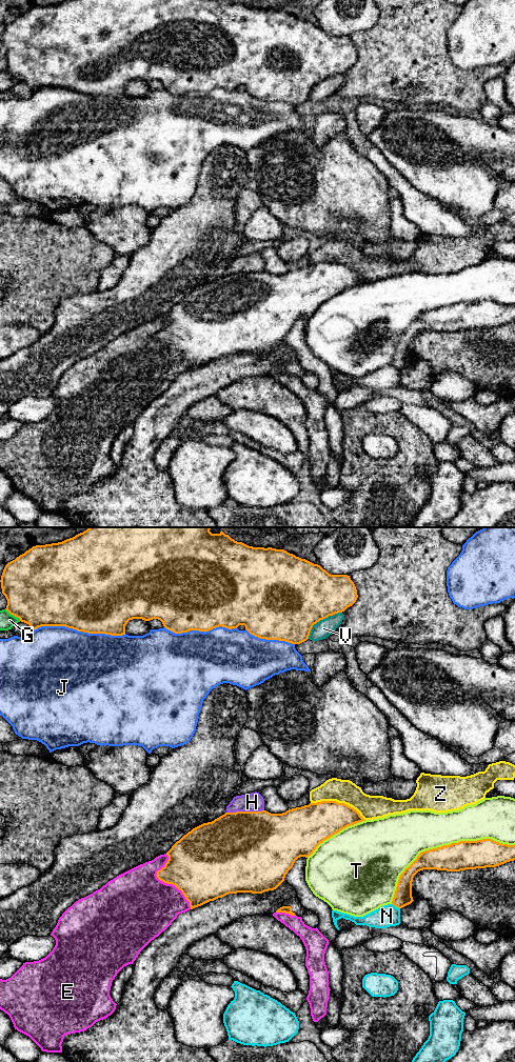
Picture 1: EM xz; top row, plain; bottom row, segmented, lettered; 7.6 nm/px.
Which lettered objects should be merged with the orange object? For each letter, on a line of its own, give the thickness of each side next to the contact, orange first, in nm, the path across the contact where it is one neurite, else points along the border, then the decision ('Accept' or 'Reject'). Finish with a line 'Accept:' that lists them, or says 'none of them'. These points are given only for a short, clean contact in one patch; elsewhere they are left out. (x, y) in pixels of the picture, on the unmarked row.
E: Thickness 420 nm (orange) against 460 nm. Reject
G: Thickness 480 nm (orange) against 110 nm. Reject
H: Thickness 500 nm (orange) against 140 nm. Reject
J: Thickness 500 nm (orange) against 480 nm. Reject
N: Thickness 140 nm (orange) against 170 nm. Reject
T: Thickness 220 nm (orange) against 320 nm. Reject
V: Thickness 500 nm (orange) against 140 nm. Reject
Z: Thickness 300 nm (orange) against 180 nm. Reject
Accept: none of them

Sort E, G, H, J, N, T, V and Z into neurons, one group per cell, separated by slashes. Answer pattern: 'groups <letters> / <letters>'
groups E H / G / J / N / T / V / Z

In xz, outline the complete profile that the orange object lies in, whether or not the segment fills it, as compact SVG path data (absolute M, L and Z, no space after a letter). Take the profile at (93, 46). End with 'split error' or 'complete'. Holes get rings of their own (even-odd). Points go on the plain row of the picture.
M66 0L58 4L33 7L5 26L0 43L2 55L7 61L5 71L21 83L28 85L33 92L41 87L65 87L88 95L122 97L125 96L125 86L130 81L158 80L166 91L175 95L190 92L205 94L219 87L232 91L244 86L255 98L292 105L306 102L314 85L329 77L344 73L358 59L356 47L348 36L331 36L320 26L296 18L284 11L253 8L234 0Z; complete

